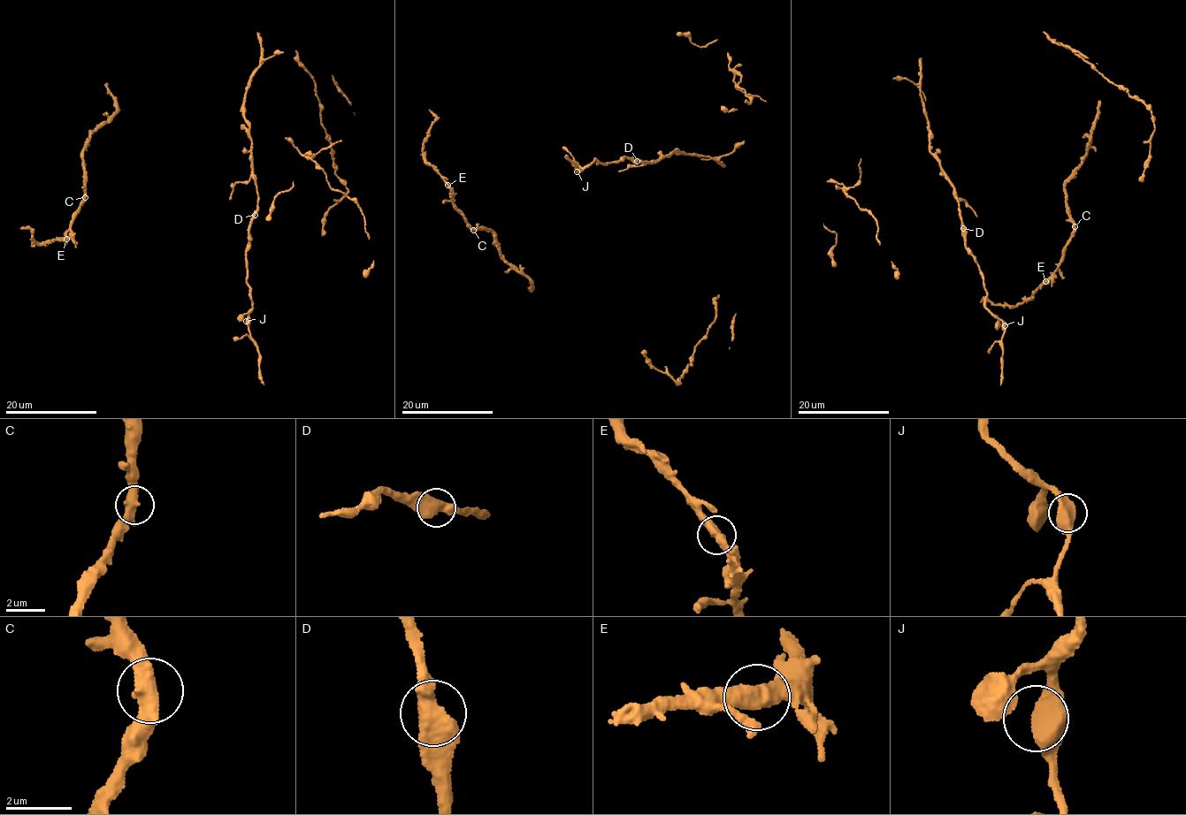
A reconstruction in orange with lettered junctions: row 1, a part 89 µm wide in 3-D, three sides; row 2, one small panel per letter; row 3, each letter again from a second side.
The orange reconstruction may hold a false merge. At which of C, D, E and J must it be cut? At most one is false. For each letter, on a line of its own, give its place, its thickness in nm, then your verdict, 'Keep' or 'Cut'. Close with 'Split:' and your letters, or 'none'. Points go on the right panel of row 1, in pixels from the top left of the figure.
C: Place: (1075, 226). Thickness 480 nm. Keep
D: Place: (963, 228). Thickness 550 nm. Keep
E: Place: (1045, 281). Thickness 480 nm. Keep
J: Place: (1005, 325). Thickness 500 nm. Keep
Split: none

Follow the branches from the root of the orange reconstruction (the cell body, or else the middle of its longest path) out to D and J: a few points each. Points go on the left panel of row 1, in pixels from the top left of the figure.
D: (248, 129), (253, 179), (257, 192), (255, 215)
J: (248, 129), (257, 196), (246, 251), (246, 279), (253, 305), (246, 321)

